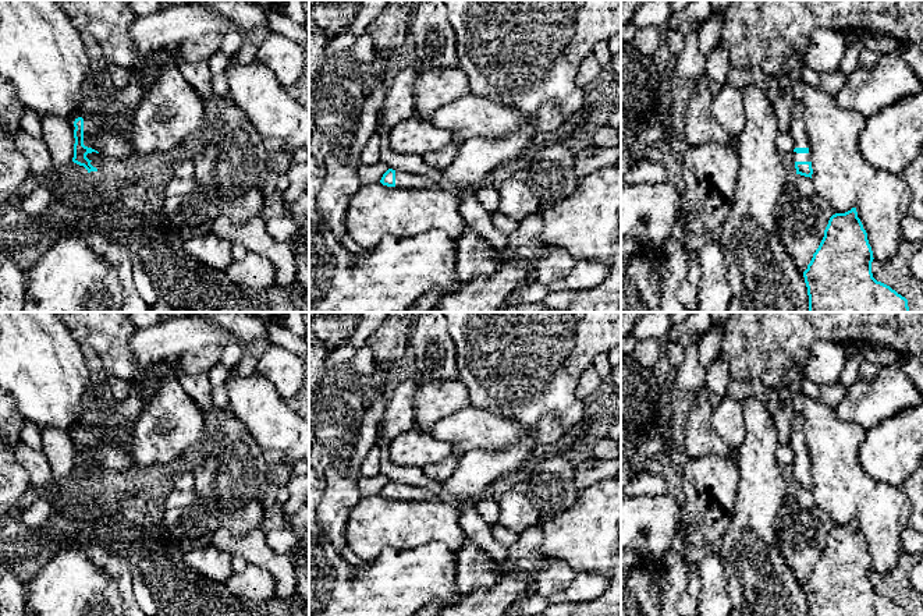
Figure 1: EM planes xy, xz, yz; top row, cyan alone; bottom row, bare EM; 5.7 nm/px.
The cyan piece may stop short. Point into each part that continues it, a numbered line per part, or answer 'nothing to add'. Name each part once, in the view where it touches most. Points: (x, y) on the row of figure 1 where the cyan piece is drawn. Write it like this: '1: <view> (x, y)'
1: xy (92, 126)

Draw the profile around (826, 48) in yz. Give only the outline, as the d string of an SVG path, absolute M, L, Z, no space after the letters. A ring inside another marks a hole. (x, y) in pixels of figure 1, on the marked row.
M817 29L809 39L805 64L821 72L834 72L839 70L845 49L846 42L842 32Z

